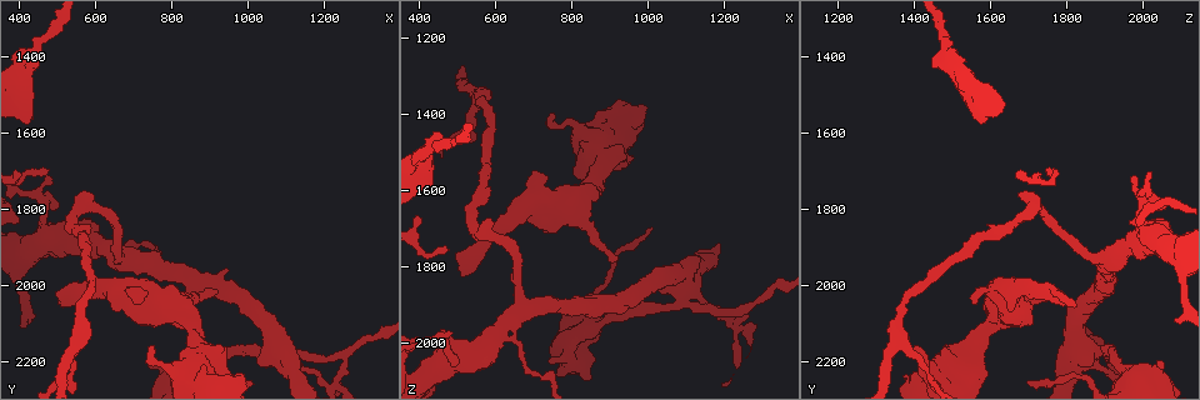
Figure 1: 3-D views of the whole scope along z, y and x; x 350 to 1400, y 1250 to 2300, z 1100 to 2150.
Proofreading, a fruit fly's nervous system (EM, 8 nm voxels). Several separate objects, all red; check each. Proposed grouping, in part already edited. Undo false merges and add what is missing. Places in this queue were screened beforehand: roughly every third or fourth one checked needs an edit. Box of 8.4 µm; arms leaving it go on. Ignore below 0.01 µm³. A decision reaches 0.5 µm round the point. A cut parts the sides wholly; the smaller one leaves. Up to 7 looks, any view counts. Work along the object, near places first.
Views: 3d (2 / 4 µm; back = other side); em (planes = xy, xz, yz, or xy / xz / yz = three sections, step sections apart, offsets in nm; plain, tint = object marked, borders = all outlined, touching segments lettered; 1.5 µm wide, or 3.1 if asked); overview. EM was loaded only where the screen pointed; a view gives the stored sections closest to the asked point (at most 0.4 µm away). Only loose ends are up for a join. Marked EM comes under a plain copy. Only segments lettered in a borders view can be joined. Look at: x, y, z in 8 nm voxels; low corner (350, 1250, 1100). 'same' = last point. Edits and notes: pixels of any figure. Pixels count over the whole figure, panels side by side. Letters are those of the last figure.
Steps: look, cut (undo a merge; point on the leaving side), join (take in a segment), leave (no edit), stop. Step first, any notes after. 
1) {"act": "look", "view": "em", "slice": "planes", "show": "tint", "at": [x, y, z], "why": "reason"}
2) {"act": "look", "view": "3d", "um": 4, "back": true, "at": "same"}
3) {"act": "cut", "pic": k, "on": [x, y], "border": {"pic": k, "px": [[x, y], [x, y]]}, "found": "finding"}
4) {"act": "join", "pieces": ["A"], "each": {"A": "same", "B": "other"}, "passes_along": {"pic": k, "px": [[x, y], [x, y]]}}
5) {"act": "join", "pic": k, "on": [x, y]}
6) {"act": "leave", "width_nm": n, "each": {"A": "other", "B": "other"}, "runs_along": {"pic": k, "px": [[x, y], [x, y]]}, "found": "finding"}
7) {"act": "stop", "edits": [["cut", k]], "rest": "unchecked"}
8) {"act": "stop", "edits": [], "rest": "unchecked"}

{"act": "look", "view": "3d", "um": 4, "at": [1255, 2230, 1935], "why": "thin neck"}

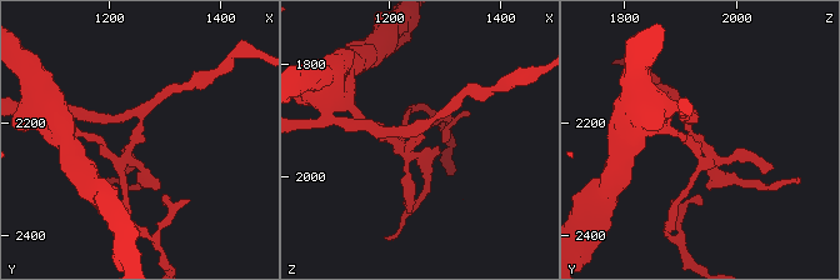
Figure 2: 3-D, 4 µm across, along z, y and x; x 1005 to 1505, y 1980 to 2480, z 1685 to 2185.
{"act": "look", "view": "em", "slice": "planes", "show": "borders", "at": [1255, 2225, 1930], "why": "now the EM"}

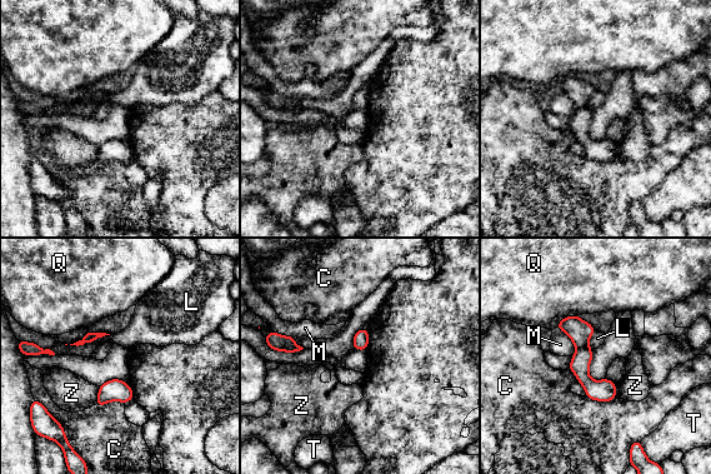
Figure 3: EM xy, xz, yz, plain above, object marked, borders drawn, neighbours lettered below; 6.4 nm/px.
{"act": "cut", "pic": 3, "on": [579, 330], "width_nm": 140, "each": {"C": "other", "L": "other", "M": "other", "Q": "other", "T": "other", "Z": "other"}, "border": {"pic": 3, "px": [[587, 345], [576, 349]]}, "found": "a second neuron is stuck on"}

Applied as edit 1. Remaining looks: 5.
{"act": "look", "view": "overview"}

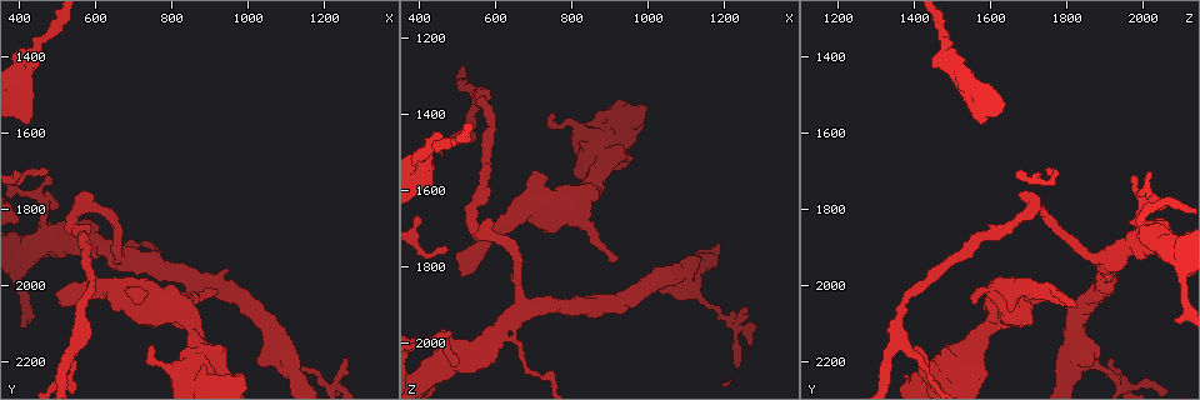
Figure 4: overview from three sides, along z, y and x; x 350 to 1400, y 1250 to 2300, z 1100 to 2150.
{"act": "look", "view": "em", "slice": "planes", "show": "tint", "at": [475, 1720, 1960], "why": "an open end"}

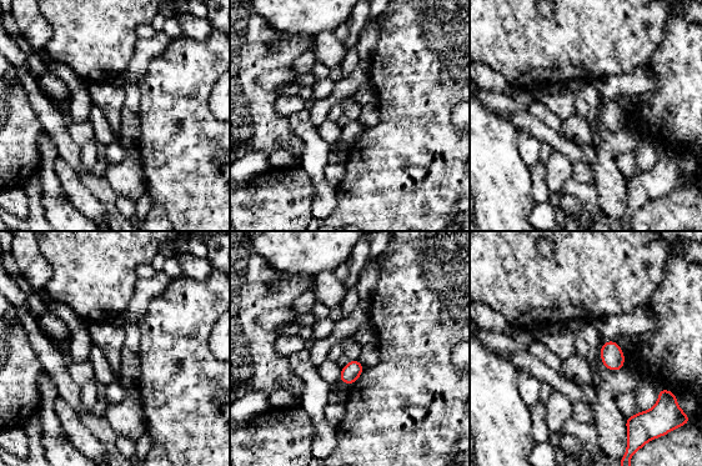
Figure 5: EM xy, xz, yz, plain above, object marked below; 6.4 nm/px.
{"act": "look", "view": "em", "slice": "planes", "show": "borders", "at": "same"}

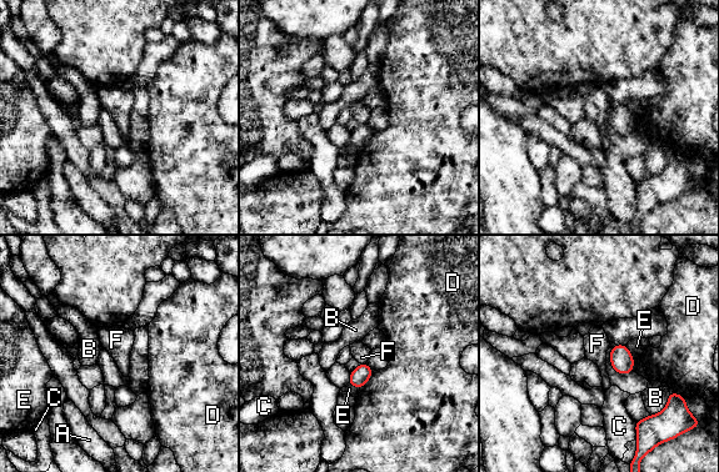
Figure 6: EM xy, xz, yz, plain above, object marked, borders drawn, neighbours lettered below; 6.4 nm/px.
{"act": "leave", "width_nm": 110, "each": {"A": "other", "B": "other", "C": "other", "D": "other", "E": "other", "F": "other"}, "border": {"pic": 6, "px": [[360, 362], [365, 363]]}, "found": "no lettered segment goes on from it"}

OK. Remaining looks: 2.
{"act": "look", "view": "em", "slice": "planes", "show": "tint", "at": [430, 1545, 1555], "why": "stops while still wide"}

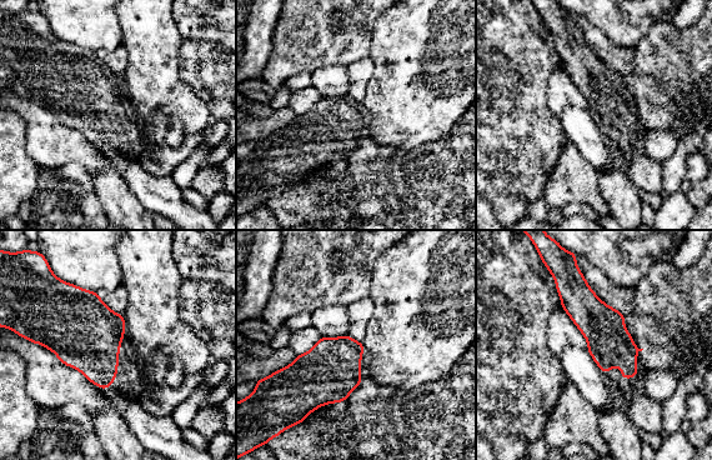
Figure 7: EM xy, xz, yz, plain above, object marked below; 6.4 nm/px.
{"act": "look", "view": "em", "slice": "planes", "show": "borders", "at": "same", "why": "what lies round it"}

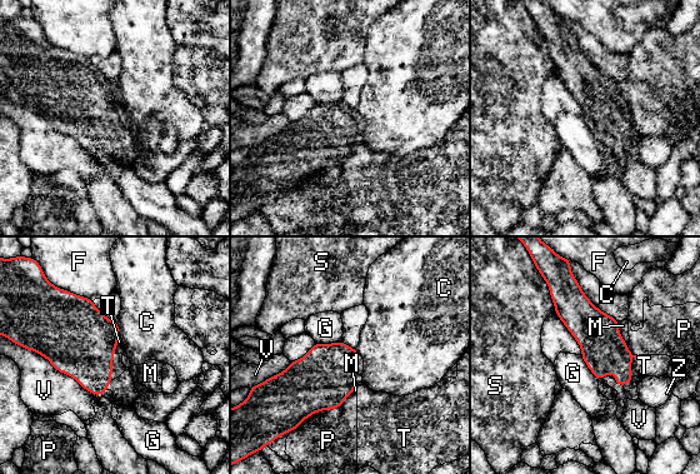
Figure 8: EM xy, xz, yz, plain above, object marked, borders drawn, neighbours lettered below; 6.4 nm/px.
{"act": "leave", "width_nm": 280, "longest_contact_nm": ["V", 550], "each": {"C": "other", "F": "other", "G": "other", "M": "other", "P": "other", "S": "other", "T": "other", "V": "other", "Z": "other"}, "found": "no lettered segment goes on from it"}

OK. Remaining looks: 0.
{"act": "stop", "edits": [["cut", 3]], "rest": "unchecked"}

